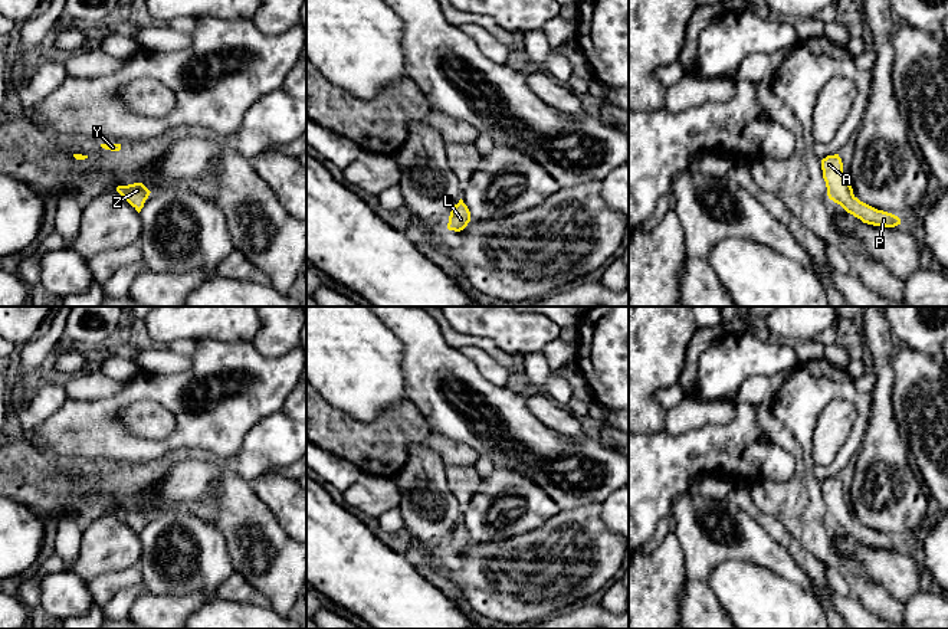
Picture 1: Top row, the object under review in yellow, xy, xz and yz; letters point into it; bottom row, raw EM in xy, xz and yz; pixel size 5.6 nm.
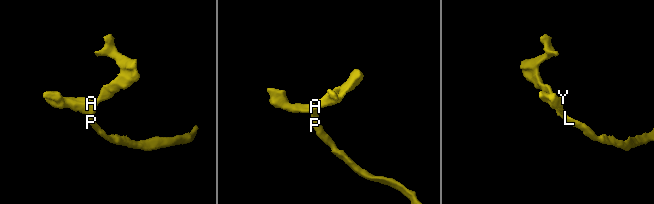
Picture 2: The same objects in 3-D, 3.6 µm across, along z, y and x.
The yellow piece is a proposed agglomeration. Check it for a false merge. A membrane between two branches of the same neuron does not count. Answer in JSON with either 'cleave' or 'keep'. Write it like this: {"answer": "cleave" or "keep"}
{"answer": "keep"}

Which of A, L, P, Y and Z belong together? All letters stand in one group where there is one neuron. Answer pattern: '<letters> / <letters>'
A L P Y Z

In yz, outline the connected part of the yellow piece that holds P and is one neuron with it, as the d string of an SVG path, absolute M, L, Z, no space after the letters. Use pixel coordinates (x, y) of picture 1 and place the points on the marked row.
M839 154L827 155L821 160L823 178L827 187L827 196L840 204L847 213L860 219L863 223L873 226L895 227L901 225L901 219L892 213L878 210L854 194L852 186L843 176L843 163Z

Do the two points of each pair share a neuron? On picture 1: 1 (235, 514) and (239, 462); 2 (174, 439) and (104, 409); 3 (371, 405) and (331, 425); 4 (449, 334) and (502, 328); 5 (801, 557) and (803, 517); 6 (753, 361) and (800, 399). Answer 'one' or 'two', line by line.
1: two
2: one
3: two
4: two
5: two
6: two

